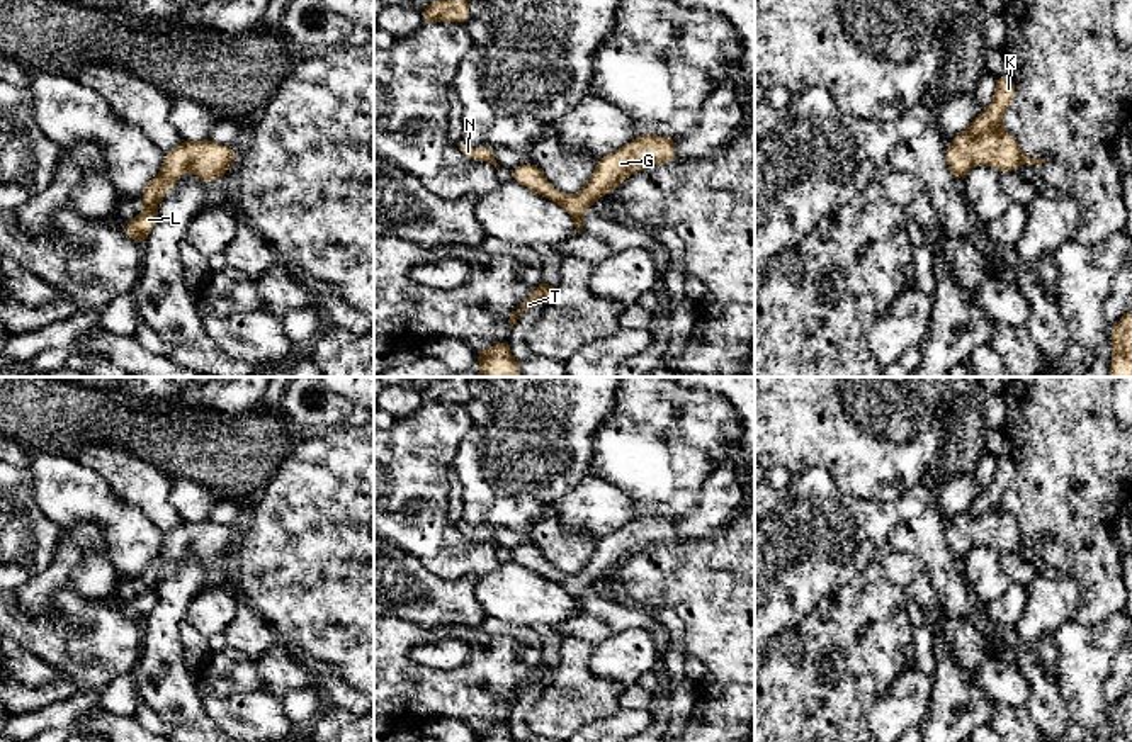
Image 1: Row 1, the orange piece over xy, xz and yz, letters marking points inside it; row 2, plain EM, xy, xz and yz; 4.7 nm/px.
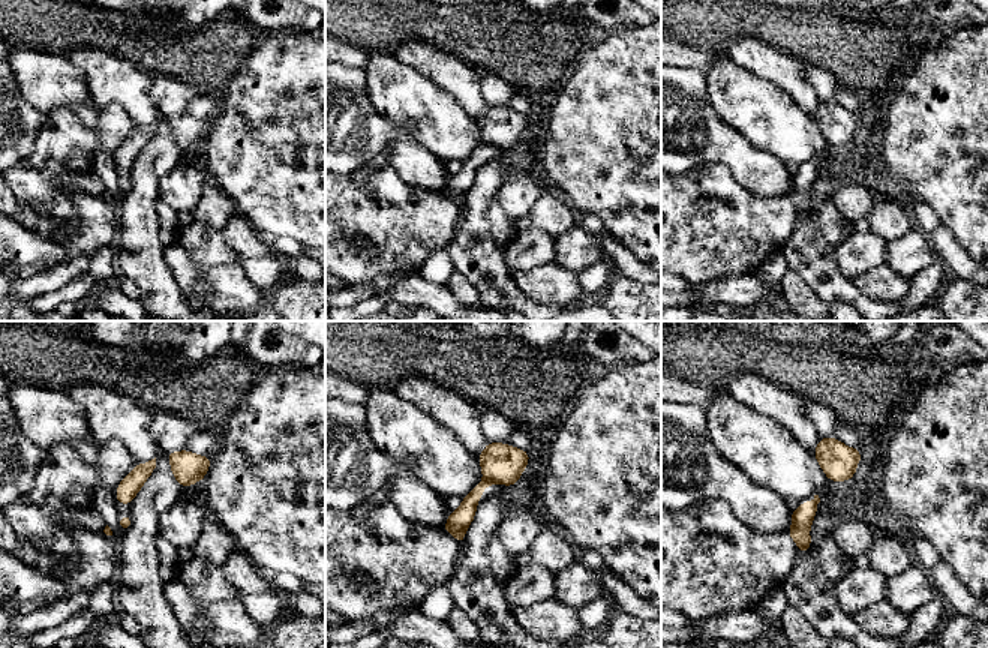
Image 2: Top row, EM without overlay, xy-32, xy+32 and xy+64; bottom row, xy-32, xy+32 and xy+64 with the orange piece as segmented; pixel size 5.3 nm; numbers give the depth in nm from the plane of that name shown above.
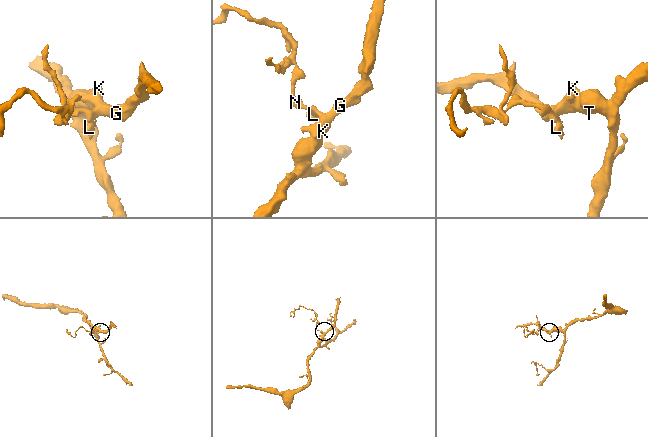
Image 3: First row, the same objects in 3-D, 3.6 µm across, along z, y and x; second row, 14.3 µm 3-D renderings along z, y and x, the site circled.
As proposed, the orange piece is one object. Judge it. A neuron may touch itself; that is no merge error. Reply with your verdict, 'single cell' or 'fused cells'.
single cell

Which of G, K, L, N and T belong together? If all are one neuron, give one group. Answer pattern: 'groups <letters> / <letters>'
groups G K L N T

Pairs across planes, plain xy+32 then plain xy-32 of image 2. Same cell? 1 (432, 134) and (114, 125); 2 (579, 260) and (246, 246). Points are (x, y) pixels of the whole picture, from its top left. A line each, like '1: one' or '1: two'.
1: one
2: one

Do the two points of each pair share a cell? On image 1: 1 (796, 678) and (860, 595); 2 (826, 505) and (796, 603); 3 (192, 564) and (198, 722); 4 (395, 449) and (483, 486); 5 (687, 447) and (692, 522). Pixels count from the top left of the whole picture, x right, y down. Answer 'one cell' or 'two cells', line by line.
1: one cell
2: one cell
3: one cell
4: two cells
5: two cells

